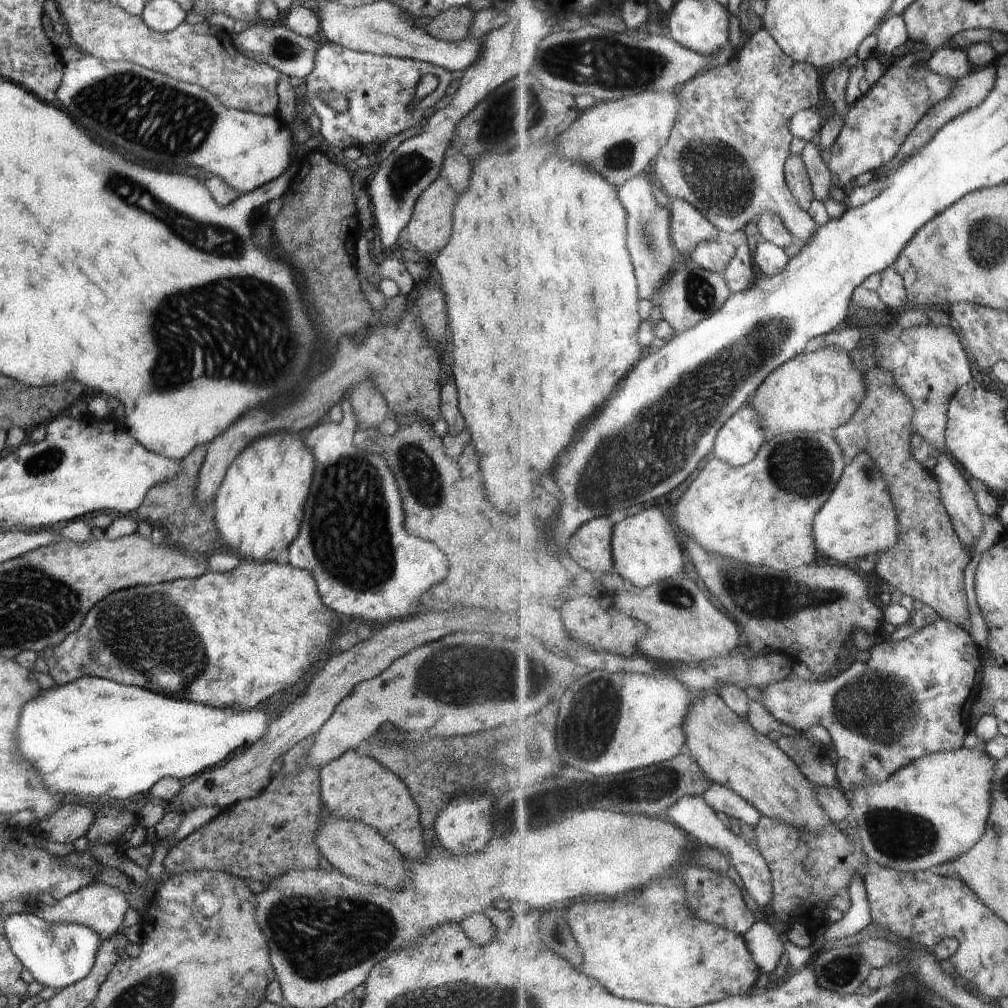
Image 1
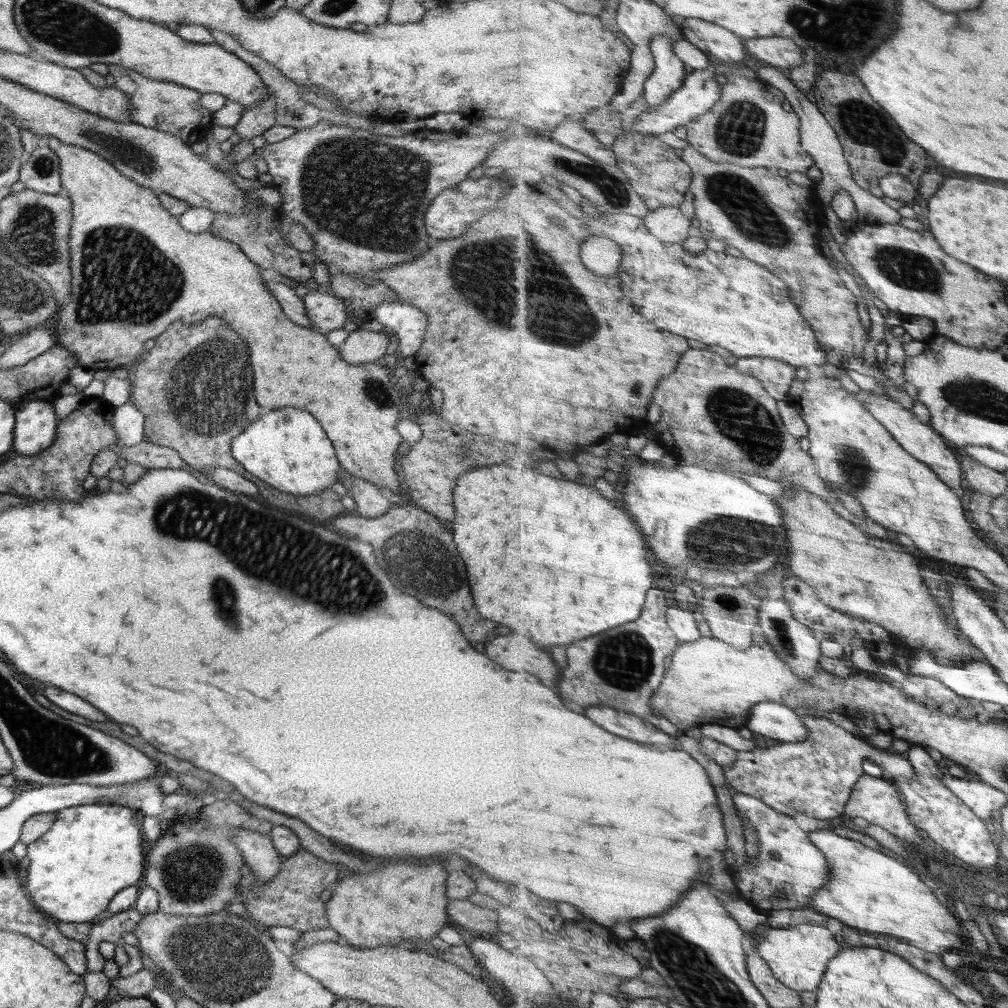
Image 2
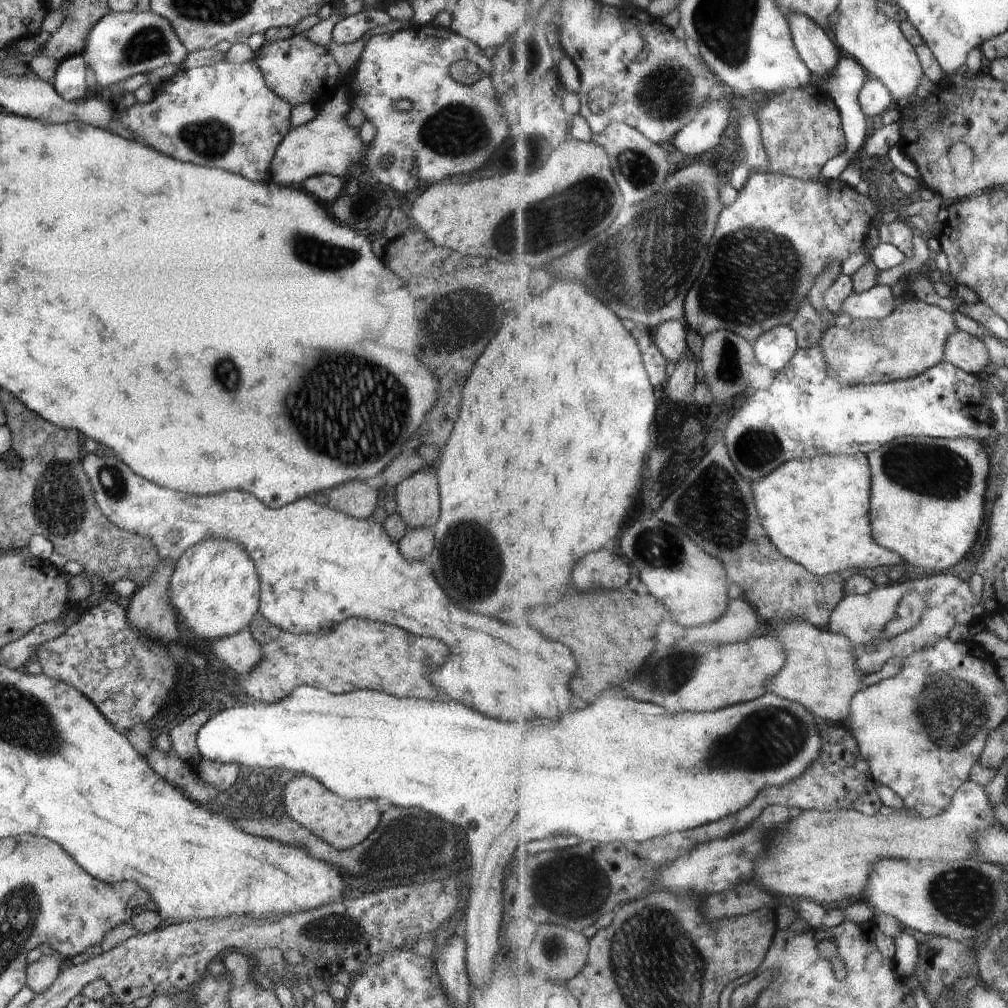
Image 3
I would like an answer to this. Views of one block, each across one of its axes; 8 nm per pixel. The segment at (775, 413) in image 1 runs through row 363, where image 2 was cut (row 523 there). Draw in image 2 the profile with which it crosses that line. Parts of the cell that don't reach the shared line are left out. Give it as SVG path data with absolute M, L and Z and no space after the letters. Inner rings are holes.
M792 485L787 495L774 499L782 505L788 527L787 545L790 558L785 570L806 580L826 604L852 617L868 620L890 630L894 636L898 636L902 642L914 649L930 649L938 654L940 659L944 657L959 663L986 663L986 653L978 648L978 645L974 645L972 639L966 637L954 623L948 623L949 616L930 591L923 574L924 564L922 560L918 560L916 553L907 550L898 542L892 542L890 538L884 540L862 532L858 524L840 517L825 498L804 488Z

